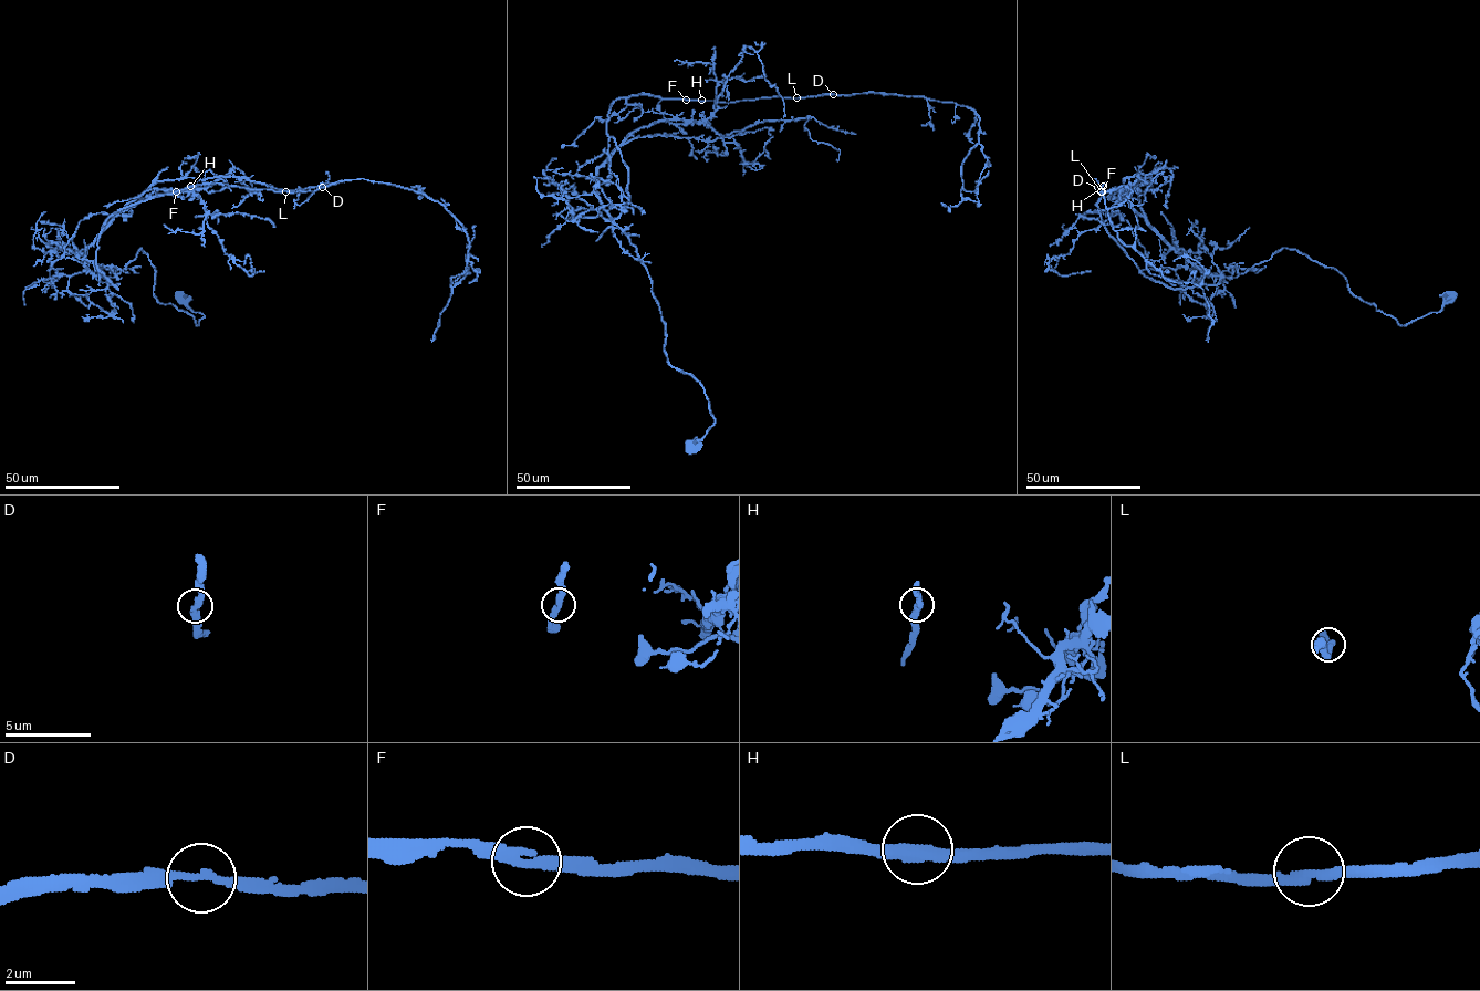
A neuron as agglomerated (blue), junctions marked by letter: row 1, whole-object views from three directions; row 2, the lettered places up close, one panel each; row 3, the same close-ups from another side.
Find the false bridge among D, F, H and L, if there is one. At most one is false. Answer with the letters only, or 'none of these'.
none of these

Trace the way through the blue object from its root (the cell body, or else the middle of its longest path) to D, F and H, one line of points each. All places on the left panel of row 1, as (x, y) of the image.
D: (179, 296), (198, 325), (141, 248), (103, 277), (113, 215), (322, 187)
F: (179, 296), (198, 325), (157, 301), (141, 248), (103, 277), (117, 289), (96, 264), (113, 215), (176, 191)
H: (179, 296), (198, 325), (157, 301), (141, 248), (103, 277), (117, 289), (96, 249), (113, 215), (190, 186)

